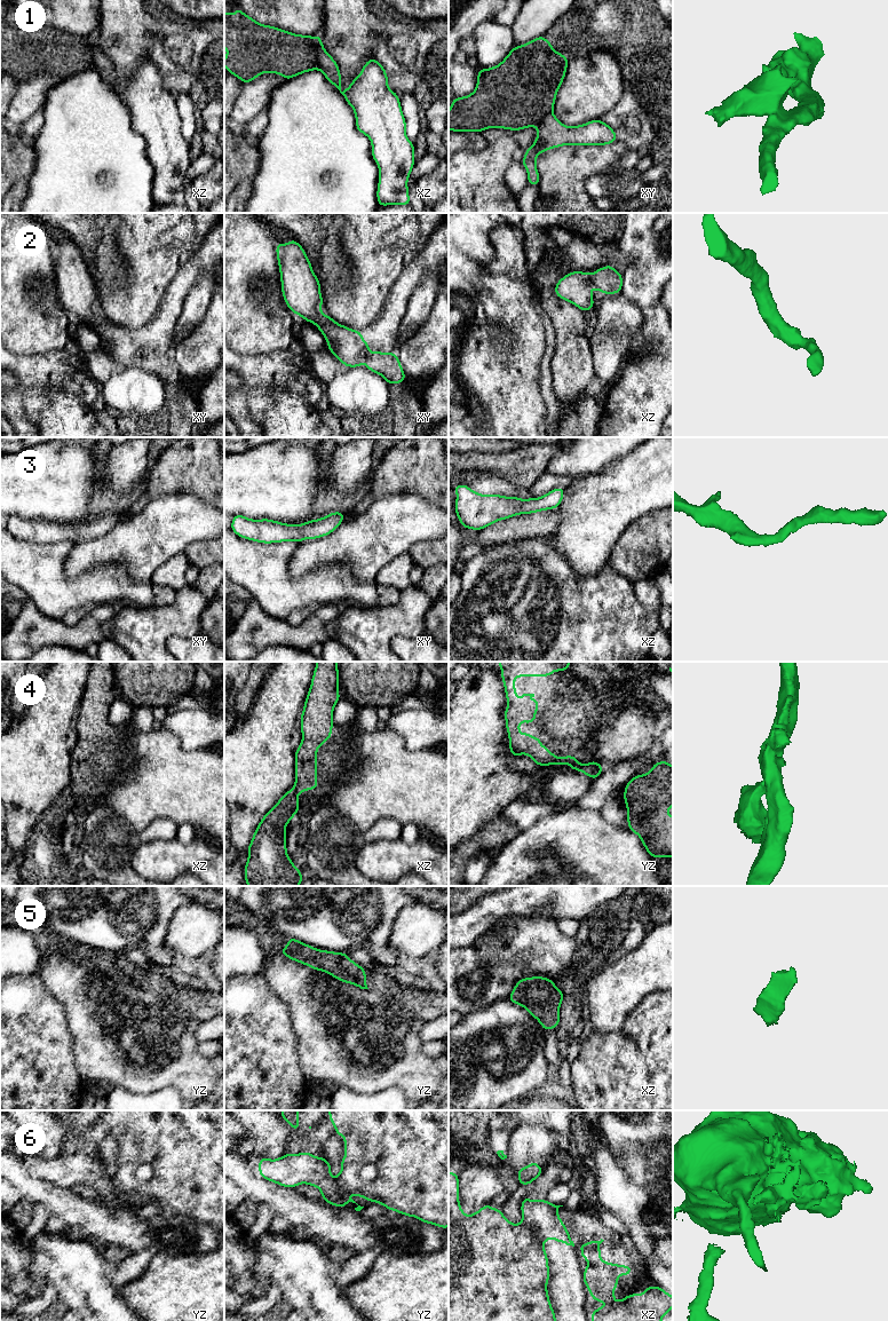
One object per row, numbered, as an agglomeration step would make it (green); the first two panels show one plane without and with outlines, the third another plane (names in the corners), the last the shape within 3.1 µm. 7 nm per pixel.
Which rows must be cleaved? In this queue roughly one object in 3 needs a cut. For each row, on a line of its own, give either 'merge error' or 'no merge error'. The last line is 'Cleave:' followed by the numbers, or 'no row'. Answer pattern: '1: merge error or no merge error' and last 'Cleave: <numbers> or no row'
1: merge error
2: no merge error
3: no merge error
4: no merge error
5: no merge error
6: merge error
Cleave: 1, 6

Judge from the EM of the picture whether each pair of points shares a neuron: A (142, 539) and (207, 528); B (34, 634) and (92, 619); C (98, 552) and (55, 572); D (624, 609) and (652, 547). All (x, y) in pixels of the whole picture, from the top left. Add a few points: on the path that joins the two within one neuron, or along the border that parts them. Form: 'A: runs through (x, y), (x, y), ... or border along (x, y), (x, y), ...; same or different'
A: runs through (158, 532), (164, 528), (191, 528); same
B: runs through (48, 634), (78, 633); same
C: border along (71, 543), (65, 560), (65, 574), (76, 578); different
D: border along (610, 568), (625, 576), (633, 584); different

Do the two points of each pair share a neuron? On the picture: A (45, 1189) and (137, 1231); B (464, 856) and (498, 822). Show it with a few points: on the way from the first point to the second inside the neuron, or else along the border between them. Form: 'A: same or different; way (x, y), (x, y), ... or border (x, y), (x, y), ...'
A: same; way (68, 1205), (77, 1212), (115, 1226)
B: same; way (473, 847), (490, 831)

